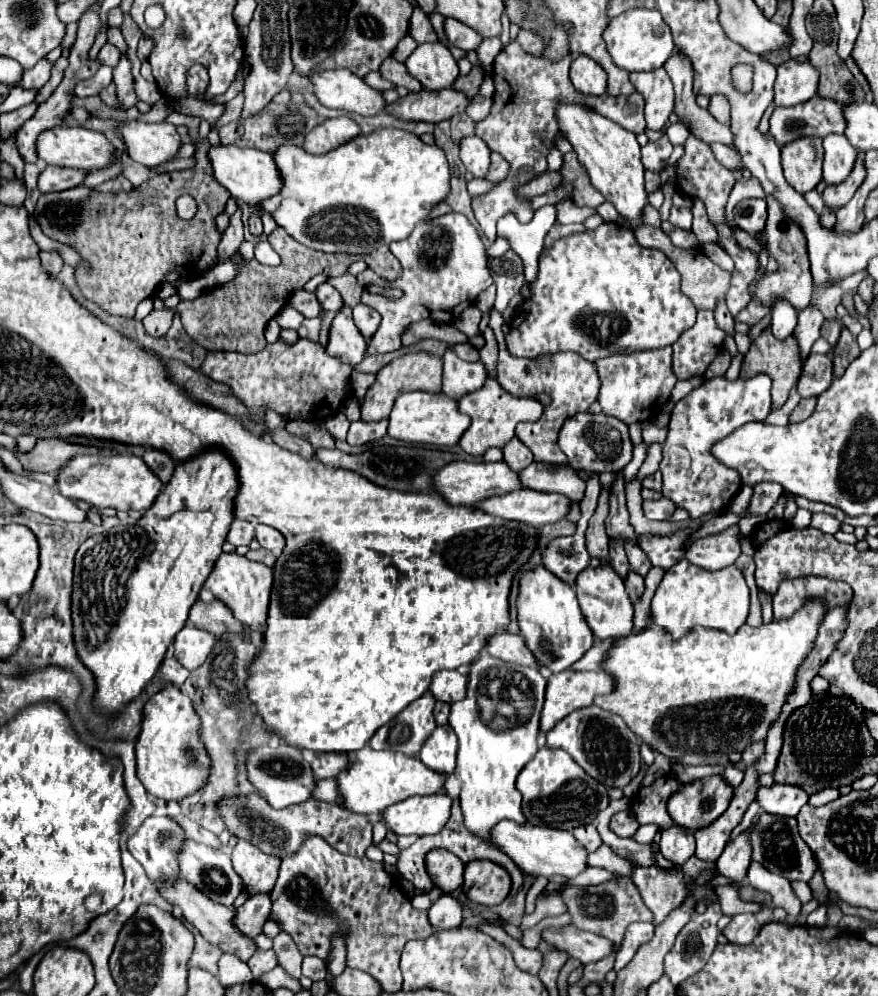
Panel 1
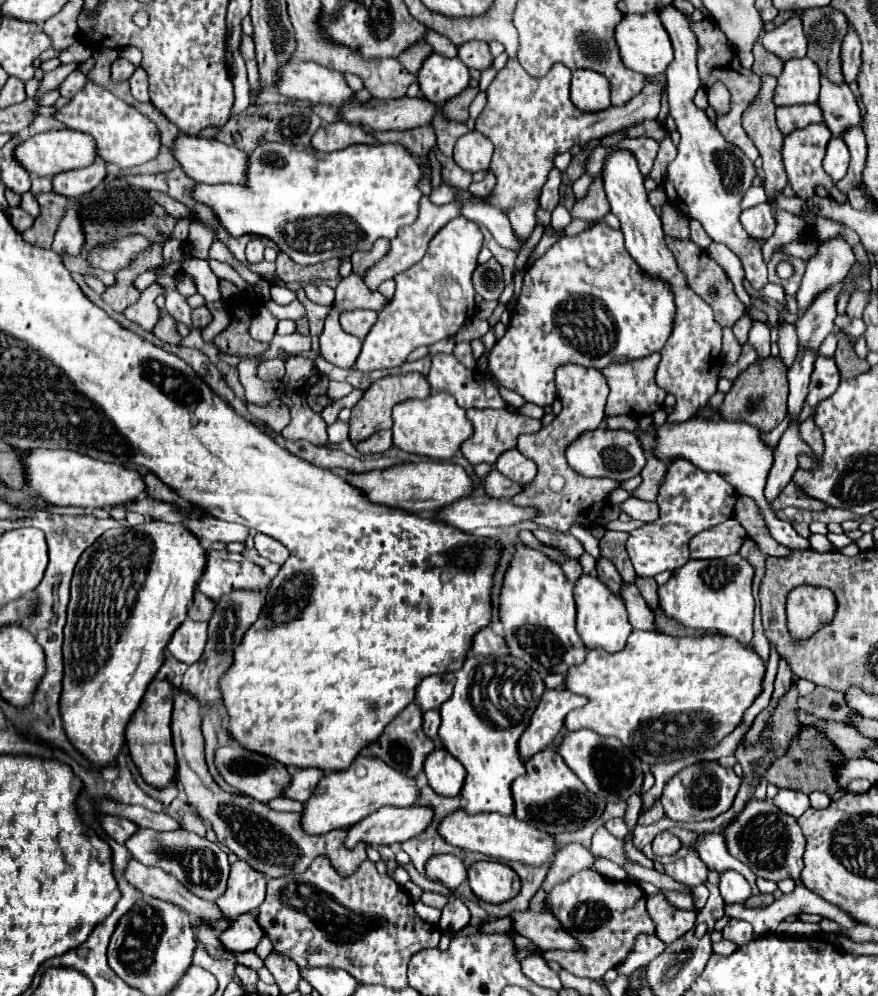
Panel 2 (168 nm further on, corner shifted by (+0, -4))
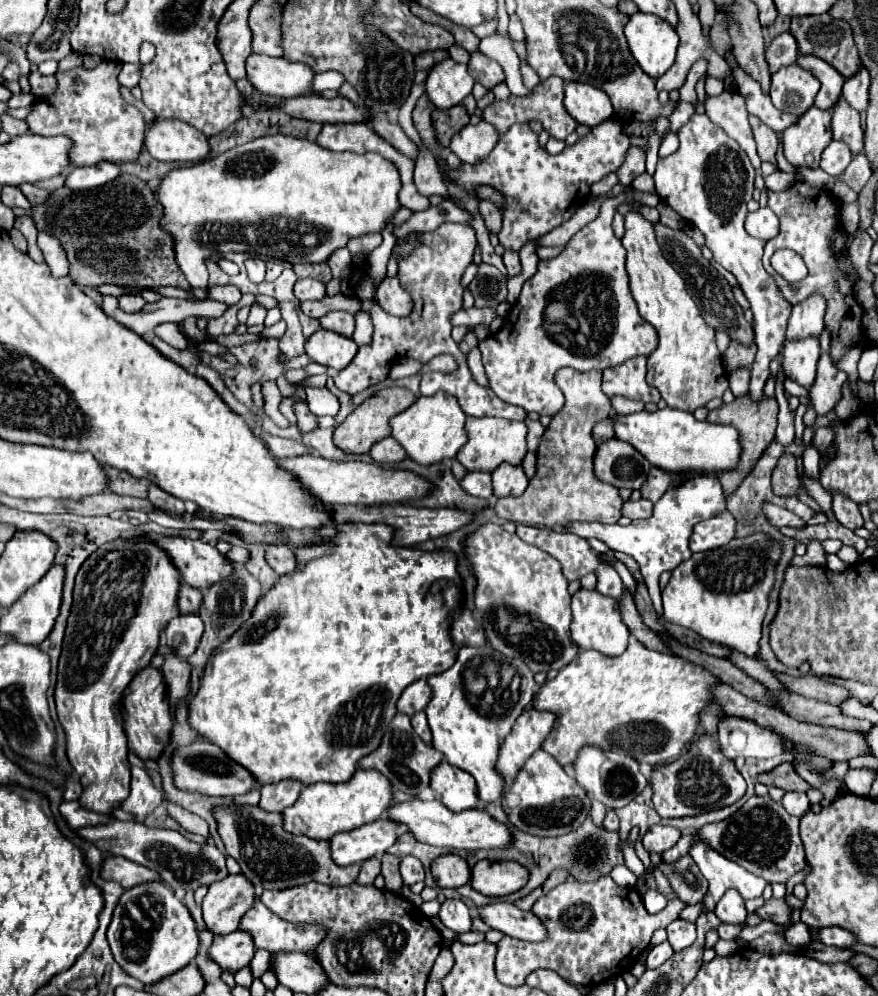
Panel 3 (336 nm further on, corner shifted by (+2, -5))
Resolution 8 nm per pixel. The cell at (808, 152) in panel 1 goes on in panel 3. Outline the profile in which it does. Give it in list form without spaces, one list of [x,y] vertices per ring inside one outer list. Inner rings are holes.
[[[814,105],[790,125],[784,135],[784,155],[792,165],[816,169],[824,147],[832,141],[832,113],[824,113]]]

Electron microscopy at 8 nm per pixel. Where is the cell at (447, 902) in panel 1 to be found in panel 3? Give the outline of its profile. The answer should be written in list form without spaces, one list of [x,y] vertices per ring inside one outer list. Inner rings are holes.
[[[446,899],[440,905],[438,919],[448,929],[452,929],[454,933],[466,933],[466,931],[470,931],[470,925],[472,925],[470,911],[468,911],[468,907],[460,899]]]

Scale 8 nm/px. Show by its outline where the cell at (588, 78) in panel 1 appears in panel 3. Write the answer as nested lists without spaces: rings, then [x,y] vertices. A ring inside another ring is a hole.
[[[574,81],[566,83],[564,107],[580,125],[588,127],[596,127],[614,115],[612,103],[604,91]]]

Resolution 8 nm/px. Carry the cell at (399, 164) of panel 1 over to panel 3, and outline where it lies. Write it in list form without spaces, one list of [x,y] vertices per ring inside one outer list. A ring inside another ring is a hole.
[[[268,135],[202,163],[168,171],[158,185],[158,201],[164,207],[162,229],[174,237],[178,269],[190,287],[206,287],[206,259],[220,253],[254,253],[292,265],[326,261],[336,249],[346,247],[348,239],[382,231],[386,219],[400,207],[400,187],[398,169],[378,153],[334,153],[306,139]]]

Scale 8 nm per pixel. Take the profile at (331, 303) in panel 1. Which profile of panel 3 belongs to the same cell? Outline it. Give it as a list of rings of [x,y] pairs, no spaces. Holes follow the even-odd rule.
[[[298,279],[294,283],[294,295],[298,301],[322,299],[322,297],[326,297],[326,287],[324,287],[324,283],[320,283],[316,279]]]

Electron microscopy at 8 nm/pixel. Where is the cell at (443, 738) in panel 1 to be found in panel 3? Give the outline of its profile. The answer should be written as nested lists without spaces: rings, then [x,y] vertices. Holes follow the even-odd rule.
[[[442,761],[442,765],[432,771],[430,787],[436,799],[442,801],[454,813],[474,809],[478,805],[476,781],[472,781],[470,773],[460,771],[454,765],[448,765],[446,761]]]

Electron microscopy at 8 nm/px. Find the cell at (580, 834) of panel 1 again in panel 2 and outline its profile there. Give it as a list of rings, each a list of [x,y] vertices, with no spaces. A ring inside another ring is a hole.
[[[566,844],[558,856],[554,858],[554,864],[548,870],[548,876],[542,884],[542,888],[536,892],[536,896],[532,898],[534,906],[542,906],[544,898],[548,896],[548,892],[560,884],[566,882],[570,876],[578,874],[580,870],[592,868],[594,864],[594,854],[590,852],[590,848],[582,848],[582,844]]]

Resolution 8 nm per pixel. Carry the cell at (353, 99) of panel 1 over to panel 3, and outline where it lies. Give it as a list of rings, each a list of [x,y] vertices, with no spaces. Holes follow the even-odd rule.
[[[252,53],[246,61],[246,79],[264,95],[290,99],[310,91],[314,71],[304,63]]]

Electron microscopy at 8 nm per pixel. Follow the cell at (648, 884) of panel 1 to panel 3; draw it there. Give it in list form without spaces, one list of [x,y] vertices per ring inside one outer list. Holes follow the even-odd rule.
[[[676,919],[666,927],[666,931],[668,931],[668,941],[674,951],[682,951],[688,945],[692,945],[692,941],[696,941],[696,925],[694,923]]]

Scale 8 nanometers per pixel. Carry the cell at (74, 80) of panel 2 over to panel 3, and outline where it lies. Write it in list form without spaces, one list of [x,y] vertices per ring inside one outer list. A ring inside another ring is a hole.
[[[34,71],[28,75],[28,81],[30,81],[30,89],[32,89],[30,93],[36,97],[46,97],[46,95],[54,93],[54,89],[56,89],[56,79],[52,75],[44,77],[38,71]]]

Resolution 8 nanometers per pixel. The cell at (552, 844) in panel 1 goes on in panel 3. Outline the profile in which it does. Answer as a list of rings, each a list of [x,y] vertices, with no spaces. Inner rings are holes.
[[[414,799],[414,801],[390,805],[386,811],[386,817],[390,821],[398,821],[400,825],[406,825],[408,831],[416,837],[416,841],[434,845],[434,847],[476,851],[476,849],[502,849],[512,843],[512,835],[508,827],[492,819],[484,809],[468,809],[468,811],[452,813],[440,801]]]

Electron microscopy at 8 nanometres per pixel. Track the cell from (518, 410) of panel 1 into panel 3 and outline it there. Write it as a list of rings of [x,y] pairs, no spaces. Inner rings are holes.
[[[468,417],[466,419],[466,435],[468,443],[458,451],[456,459],[470,471],[488,471],[492,473],[502,463],[520,465],[526,455],[526,423],[524,421],[508,421],[496,417]]]

